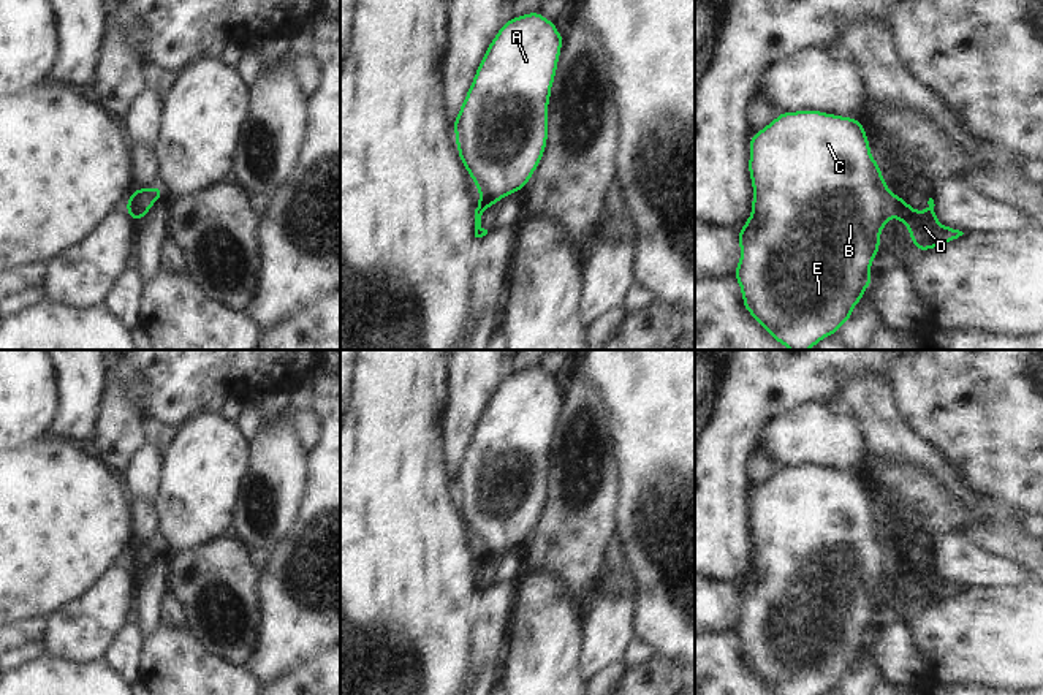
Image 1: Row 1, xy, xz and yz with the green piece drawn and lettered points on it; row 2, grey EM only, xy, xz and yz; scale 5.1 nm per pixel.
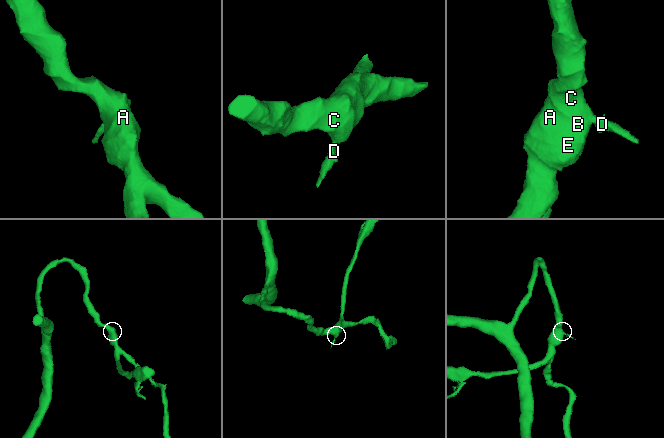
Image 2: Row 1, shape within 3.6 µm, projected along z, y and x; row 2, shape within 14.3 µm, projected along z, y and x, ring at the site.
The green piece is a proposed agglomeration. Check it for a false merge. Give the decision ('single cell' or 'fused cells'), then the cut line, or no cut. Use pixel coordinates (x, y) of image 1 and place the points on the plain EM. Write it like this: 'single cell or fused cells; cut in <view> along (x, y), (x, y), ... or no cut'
fused cells; cut in yz along (898, 551), (893, 569)

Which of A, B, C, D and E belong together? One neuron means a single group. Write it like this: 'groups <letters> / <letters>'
groups A B C E / D

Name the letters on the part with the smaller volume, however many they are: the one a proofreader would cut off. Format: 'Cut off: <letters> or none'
Cut off: D

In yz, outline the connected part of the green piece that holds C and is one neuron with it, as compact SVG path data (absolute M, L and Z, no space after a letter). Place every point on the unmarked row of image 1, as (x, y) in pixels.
M814 464L782 467L750 492L749 505L752 568L736 587L741 613L734 625L744 662L774 695L823 695L851 673L870 640L880 587L896 567L897 551L870 510L863 477L855 472Z

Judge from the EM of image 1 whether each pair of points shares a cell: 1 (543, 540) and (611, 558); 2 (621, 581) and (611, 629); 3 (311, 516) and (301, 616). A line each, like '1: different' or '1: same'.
1: different
2: same
3: same

